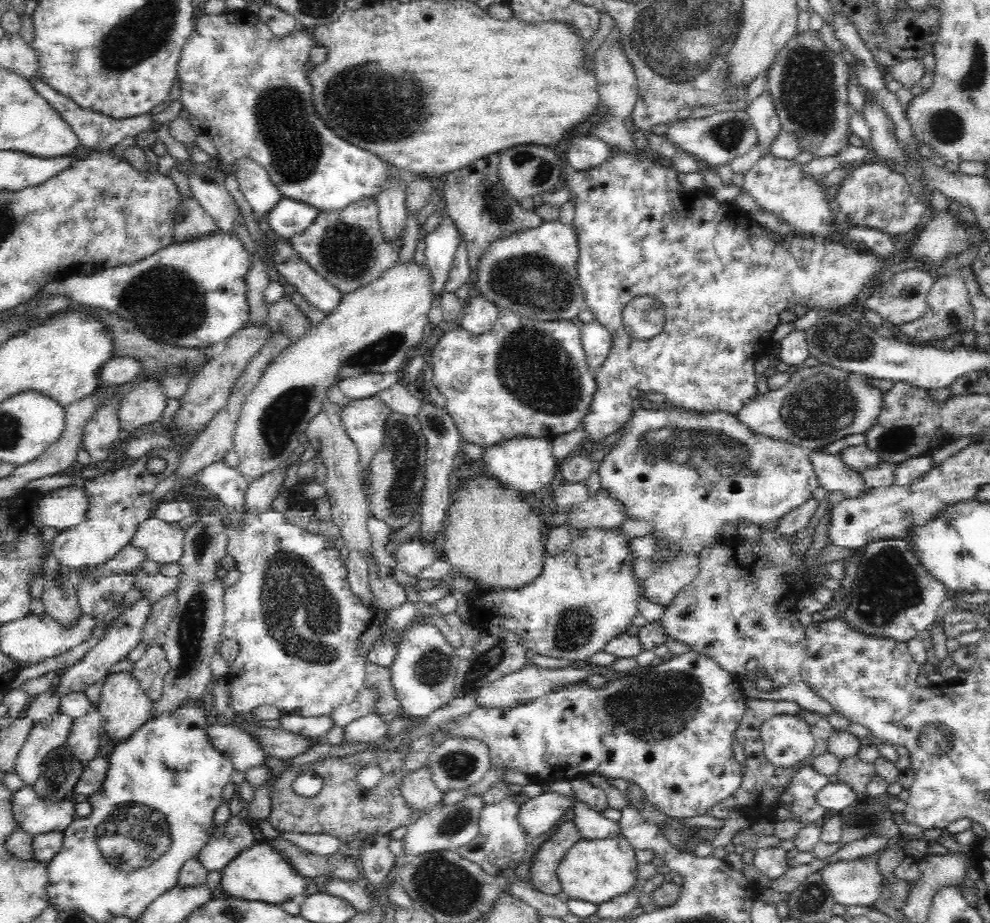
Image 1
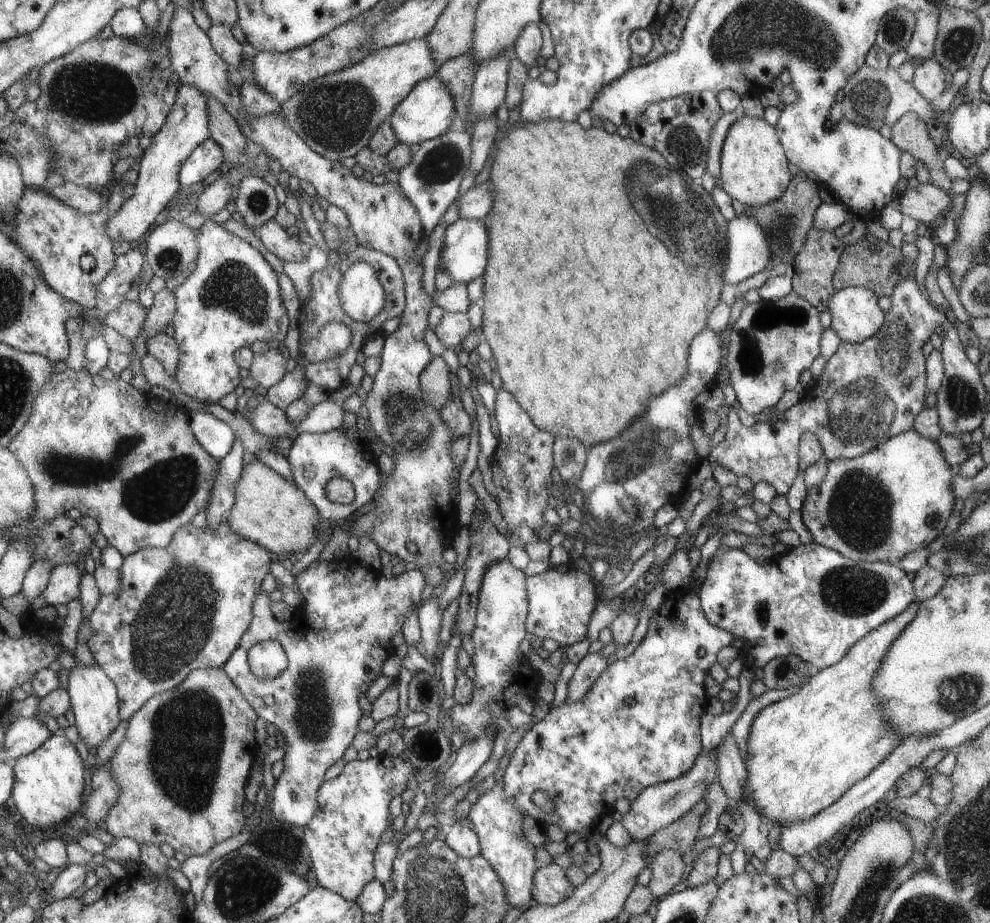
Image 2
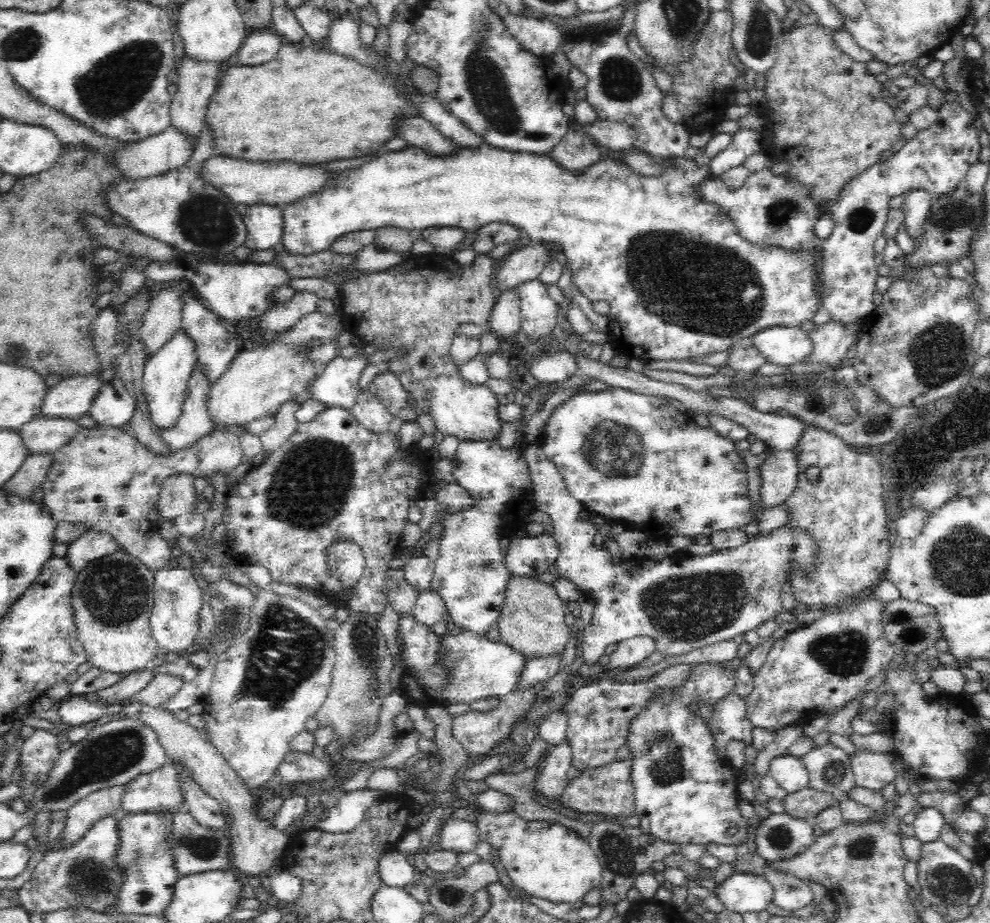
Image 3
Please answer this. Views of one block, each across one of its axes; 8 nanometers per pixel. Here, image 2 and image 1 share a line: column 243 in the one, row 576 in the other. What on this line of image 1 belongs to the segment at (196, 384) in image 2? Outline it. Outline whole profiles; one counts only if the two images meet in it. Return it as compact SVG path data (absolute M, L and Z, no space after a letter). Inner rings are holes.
M218 460L210 466L206 466L204 470L194 474L197 480L197 486L205 493L210 495L212 501L222 506L225 515L225 536L227 543L225 544L225 554L234 558L236 570L240 572L240 580L234 586L225 587L223 603L224 603L224 624L221 630L221 638L230 637L239 643L240 651L238 656L233 660L230 666L230 707L236 716L244 716L246 713L252 713L252 708L257 706L276 706L281 710L281 714L291 715L297 714L303 717L317 717L330 715L331 712L340 705L350 704L358 694L358 691L364 685L364 674L366 662L368 662L368 654L372 652L372 648L376 646L376 642L380 640L380 636L384 636L384 622L386 622L386 612L380 610L380 606L374 602L372 608L366 608L364 601L358 595L352 592L349 580L346 580L346 566L340 559L340 552L334 548L326 546L326 537L319 534L312 534L303 528L288 522L285 514L272 512L272 518L268 514L248 514L247 502L245 502L245 492L249 487L249 481L245 480L237 469L226 465L224 461Z

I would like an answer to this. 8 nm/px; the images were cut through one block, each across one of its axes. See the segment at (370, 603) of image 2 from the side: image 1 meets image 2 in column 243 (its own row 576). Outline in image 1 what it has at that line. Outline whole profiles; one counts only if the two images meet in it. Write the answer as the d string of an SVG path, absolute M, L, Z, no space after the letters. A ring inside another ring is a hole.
M654 535L631 538L631 554L634 557L632 571L634 571L640 585L644 585L644 595L648 597L648 600L667 607L676 593L695 577L699 557L694 551L674 553L664 564L652 564L652 556L655 553L655 540L653 539Z

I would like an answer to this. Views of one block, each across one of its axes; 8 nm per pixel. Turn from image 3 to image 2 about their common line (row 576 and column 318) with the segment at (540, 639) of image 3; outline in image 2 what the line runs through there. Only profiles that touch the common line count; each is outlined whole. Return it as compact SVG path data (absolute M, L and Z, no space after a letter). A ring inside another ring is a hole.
M256 458L252 464L243 466L235 486L235 503L226 518L234 532L270 552L302 555L316 536L316 524L321 516L303 489Z

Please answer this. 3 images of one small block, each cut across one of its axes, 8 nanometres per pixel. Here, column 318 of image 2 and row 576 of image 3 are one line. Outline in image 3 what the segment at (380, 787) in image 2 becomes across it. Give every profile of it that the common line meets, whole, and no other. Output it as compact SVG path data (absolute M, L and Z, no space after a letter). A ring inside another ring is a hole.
M814 426L806 427L802 440L792 448L792 453L795 453L799 466L798 478L792 496L784 503L788 509L788 521L783 526L803 527L819 543L816 572L812 578L796 577L792 582L795 600L798 605L809 606L809 610L842 604L852 594L858 594L872 584L878 585L878 580L883 580L882 572L888 568L892 542L888 540L888 521L882 494L883 474L878 462L869 453L855 452L836 434ZM811 464L820 468L819 480L814 484L806 477L806 468Z

